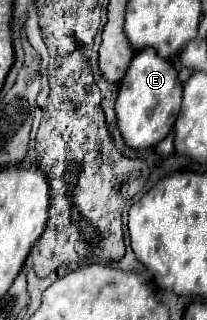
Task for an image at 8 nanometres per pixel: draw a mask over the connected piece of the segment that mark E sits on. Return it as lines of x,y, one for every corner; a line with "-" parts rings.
143,48
135,54
127,74
119,82
119,96
115,102
117,126
123,142
129,148
145,150
161,142
173,128
181,108
181,80
169,60
159,58
153,48

